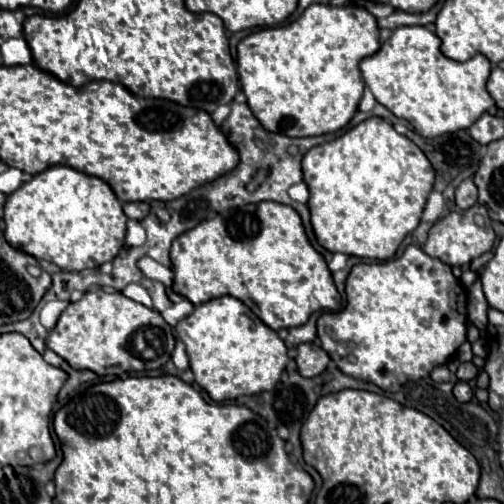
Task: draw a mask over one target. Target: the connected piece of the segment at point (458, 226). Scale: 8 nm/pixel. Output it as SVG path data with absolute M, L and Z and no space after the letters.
M474 205L466 211L452 211L446 217L438 219L428 233L424 251L430 257L436 257L450 267L462 267L462 265L468 265L472 259L480 257L482 253L490 251L494 247L494 239L496 235L492 231L488 211L482 205Z

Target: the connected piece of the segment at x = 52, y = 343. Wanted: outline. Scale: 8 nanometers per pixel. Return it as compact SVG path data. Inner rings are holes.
M86 291L76 303L60 315L56 327L48 333L46 347L66 359L74 369L90 369L96 375L122 375L130 371L160 369L170 361L174 349L172 327L156 309L148 309L120 291Z

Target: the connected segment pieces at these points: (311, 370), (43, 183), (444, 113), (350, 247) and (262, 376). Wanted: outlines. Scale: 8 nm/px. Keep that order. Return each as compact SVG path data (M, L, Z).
M300 343L298 345L298 355L296 355L296 365L302 377L316 377L320 375L330 357L328 353L318 345L318 343Z
M54 165L34 175L30 181L22 183L4 205L4 237L10 245L20 249L26 255L32 255L42 261L56 263L66 271L84 271L96 269L98 265L112 261L124 245L126 221L128 217L122 211L122 203L110 189L110 185L98 177L76 171L68 165Z
M420 25L394 29L378 53L360 63L364 83L376 101L396 117L406 119L422 137L438 137L468 129L486 113L494 105L494 99L486 91L490 69L490 61L480 53L464 63L444 57L436 33Z
M370 117L344 135L312 147L302 159L302 173L310 191L308 209L318 243L330 253L346 253L378 261L390 259L404 237L418 227L424 203L434 185L434 169L426 155L380 117Z
M226 295L198 305L192 315L176 325L176 333L182 337L196 383L214 401L258 395L274 389L288 363L288 349L278 333L266 327L236 297Z

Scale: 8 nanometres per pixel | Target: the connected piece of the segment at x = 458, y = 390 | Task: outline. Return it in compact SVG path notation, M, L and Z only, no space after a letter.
M458 381L458 383L454 385L452 393L454 393L454 397L456 397L458 401L470 401L470 399L472 399L472 389L470 389L470 385L464 383L464 381Z

